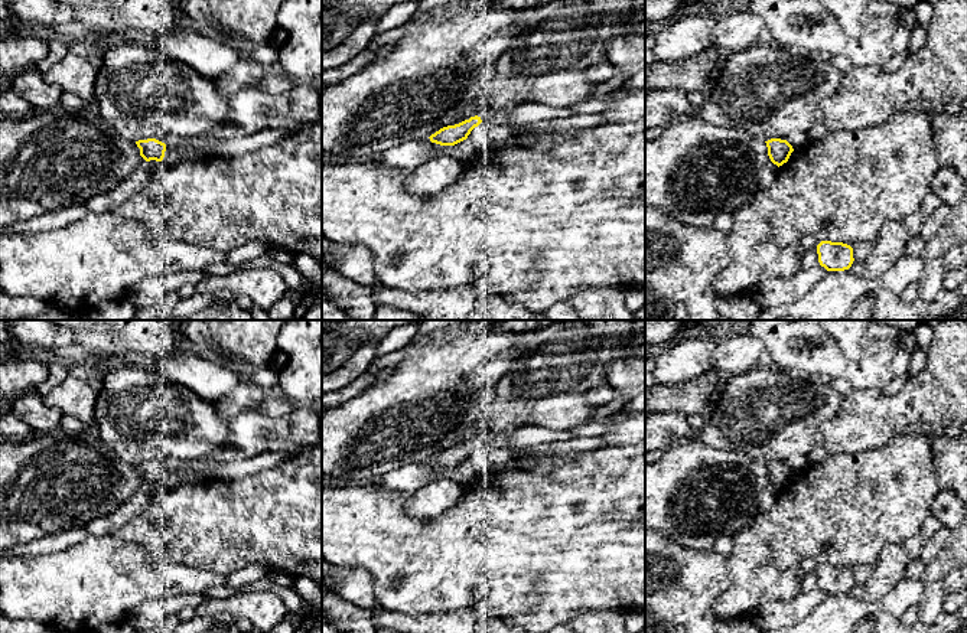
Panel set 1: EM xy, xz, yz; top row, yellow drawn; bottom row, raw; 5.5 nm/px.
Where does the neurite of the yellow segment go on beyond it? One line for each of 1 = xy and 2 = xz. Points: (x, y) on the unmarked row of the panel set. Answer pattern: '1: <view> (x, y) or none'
1: xy (175, 476)
2: none

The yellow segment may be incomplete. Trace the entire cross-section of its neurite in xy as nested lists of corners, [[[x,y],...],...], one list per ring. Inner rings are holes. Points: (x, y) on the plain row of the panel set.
[[[147,461],[147,463],[139,463],[136,464],[137,470],[140,472],[140,479],[146,483],[156,483],[162,486],[180,486],[180,484],[193,484],[193,483],[206,483],[214,480],[221,480],[216,476],[212,474],[201,474],[188,466],[180,467],[169,467],[156,463],[156,461]]]

